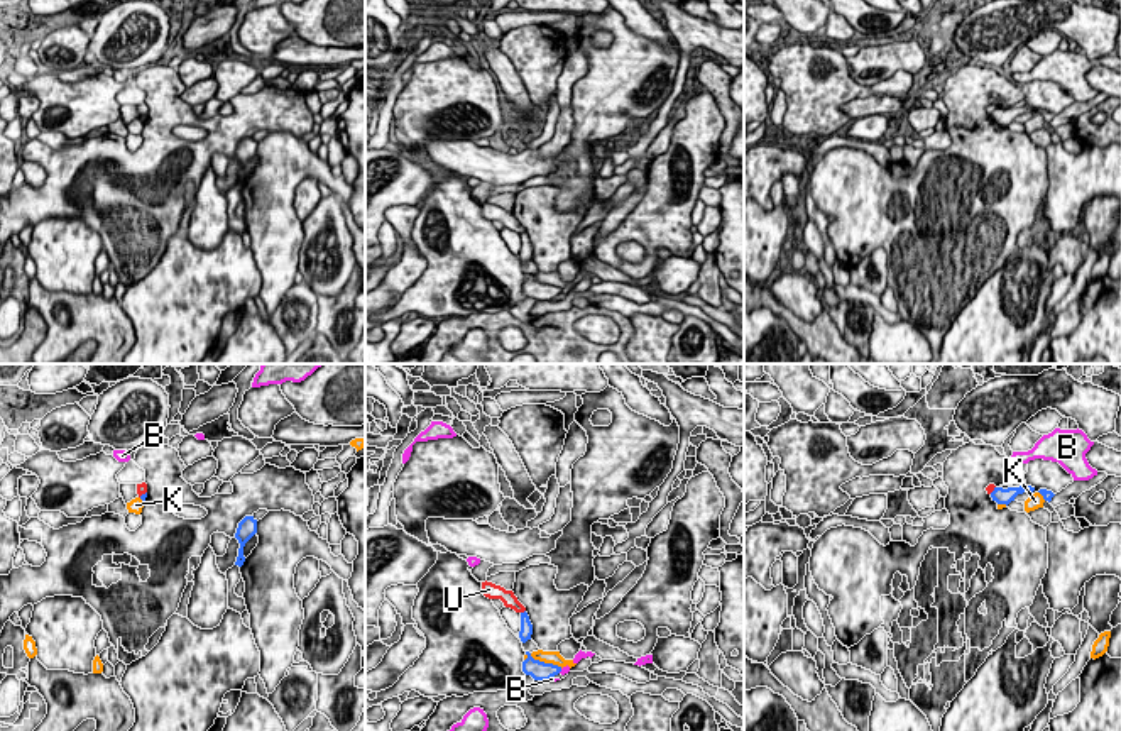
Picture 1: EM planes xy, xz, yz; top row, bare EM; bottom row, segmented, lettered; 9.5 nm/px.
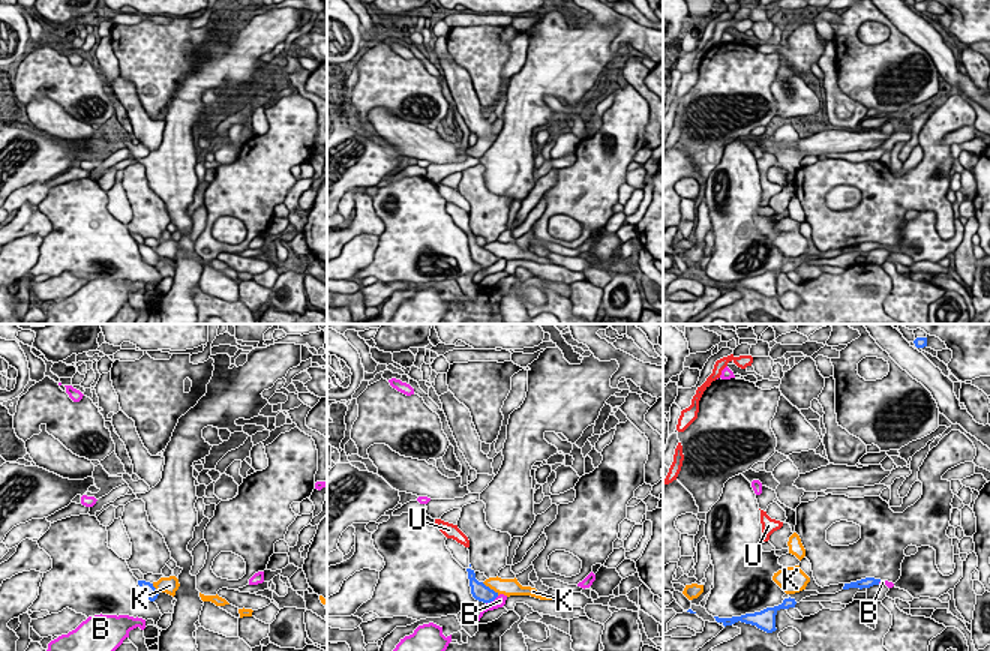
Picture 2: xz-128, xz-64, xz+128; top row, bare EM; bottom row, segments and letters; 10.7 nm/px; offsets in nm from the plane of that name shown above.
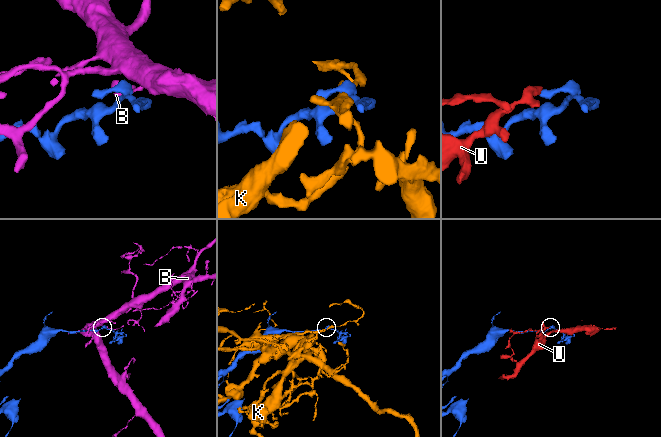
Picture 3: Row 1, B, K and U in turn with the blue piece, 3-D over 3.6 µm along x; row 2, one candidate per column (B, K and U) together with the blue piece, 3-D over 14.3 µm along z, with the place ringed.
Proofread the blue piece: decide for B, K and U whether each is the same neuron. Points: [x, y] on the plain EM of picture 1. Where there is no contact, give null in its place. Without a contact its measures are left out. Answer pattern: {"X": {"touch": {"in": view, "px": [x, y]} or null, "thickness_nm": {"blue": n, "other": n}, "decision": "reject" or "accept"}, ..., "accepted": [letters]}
{"B": {"touch": {"in": "xz", "px": [550, 298]}, "thickness_nm": {"blue": 190, "other": 50}, "decision": "reject"}, "K": {"touch": {"in": "xz", "px": [543, 283]}, "thickness_nm": {"blue": 190, "other": 130}, "decision": "reject"}, "U": {"touch": {"in": "xz", "px": [524, 232]}, "thickness_nm": {"blue": 130, "other": 140}, "decision": "reject"}, "accepted": []}

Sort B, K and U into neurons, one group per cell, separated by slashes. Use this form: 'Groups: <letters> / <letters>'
Groups: B / K / U

